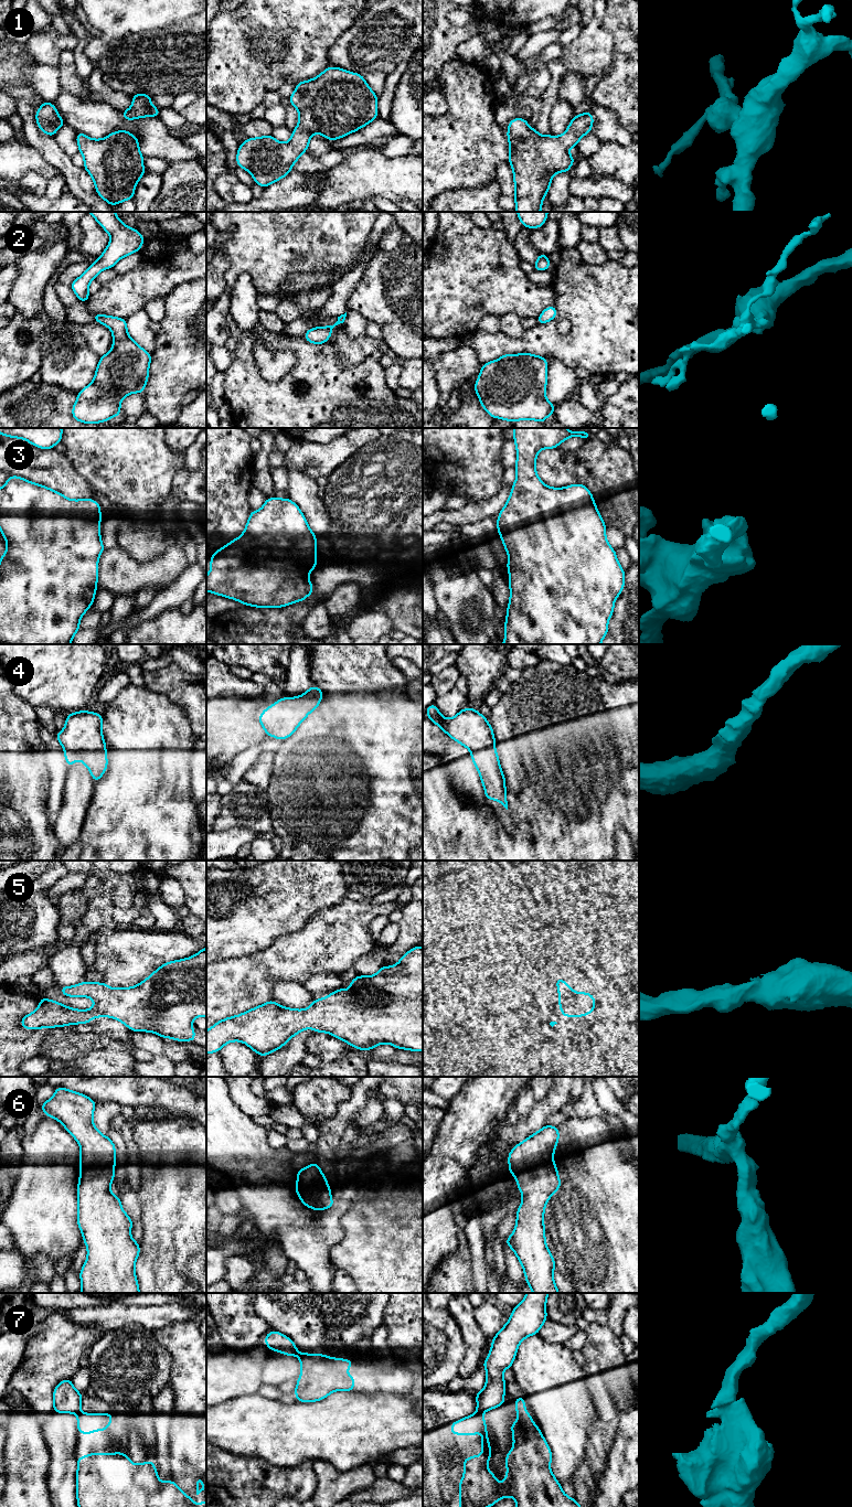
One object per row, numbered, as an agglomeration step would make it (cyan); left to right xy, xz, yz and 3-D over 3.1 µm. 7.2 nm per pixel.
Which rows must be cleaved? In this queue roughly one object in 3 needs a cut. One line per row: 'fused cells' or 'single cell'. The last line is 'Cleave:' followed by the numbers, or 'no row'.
1: single cell
2: single cell
3: single cell
4: single cell
5: single cell
6: single cell
7: fused cells
Cleave: 7

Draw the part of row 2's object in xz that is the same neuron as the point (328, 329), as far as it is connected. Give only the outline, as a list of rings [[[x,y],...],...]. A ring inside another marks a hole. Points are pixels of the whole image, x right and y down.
[[[347,312],[344,314],[341,314],[338,317],[338,321],[333,325],[327,325],[327,327],[319,327],[315,328],[312,327],[310,330],[308,330],[302,336],[312,344],[322,344],[329,341],[330,335],[332,333],[332,329],[343,323],[347,317]]]

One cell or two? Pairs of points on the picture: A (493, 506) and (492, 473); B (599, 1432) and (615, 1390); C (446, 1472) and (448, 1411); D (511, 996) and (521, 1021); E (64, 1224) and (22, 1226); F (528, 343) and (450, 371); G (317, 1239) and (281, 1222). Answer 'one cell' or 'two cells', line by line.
A: two cells
B: one cell
C: one cell
D: one cell
E: one cell
F: two cells
G: one cell

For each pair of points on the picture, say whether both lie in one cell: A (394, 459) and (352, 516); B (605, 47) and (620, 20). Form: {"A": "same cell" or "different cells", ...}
{"A": "same cell", "B": "different cells"}

